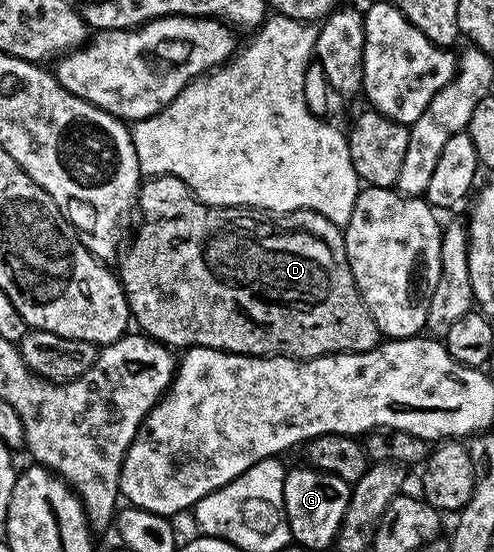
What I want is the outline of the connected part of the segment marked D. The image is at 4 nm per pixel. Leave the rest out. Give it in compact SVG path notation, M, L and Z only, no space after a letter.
M154 176L140 185L138 197L138 224L140 229L132 240L132 248L125 247L118 257L118 279L128 299L131 319L149 340L157 340L173 350L189 348L213 348L233 352L239 356L288 356L292 360L317 360L334 352L365 352L381 343L382 333L369 314L354 282L354 274L348 265L344 249L344 233L341 225L330 222L314 210L298 210L283 214L261 214L256 210L238 208L209 208L197 200L182 181L173 176Z

